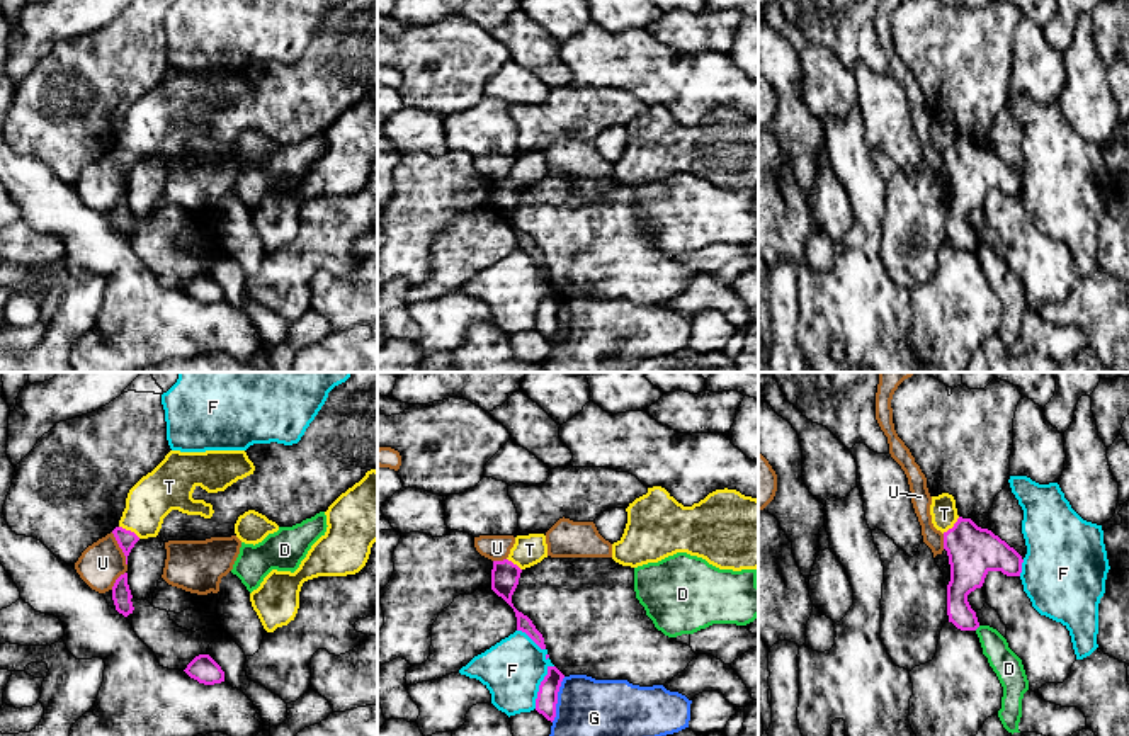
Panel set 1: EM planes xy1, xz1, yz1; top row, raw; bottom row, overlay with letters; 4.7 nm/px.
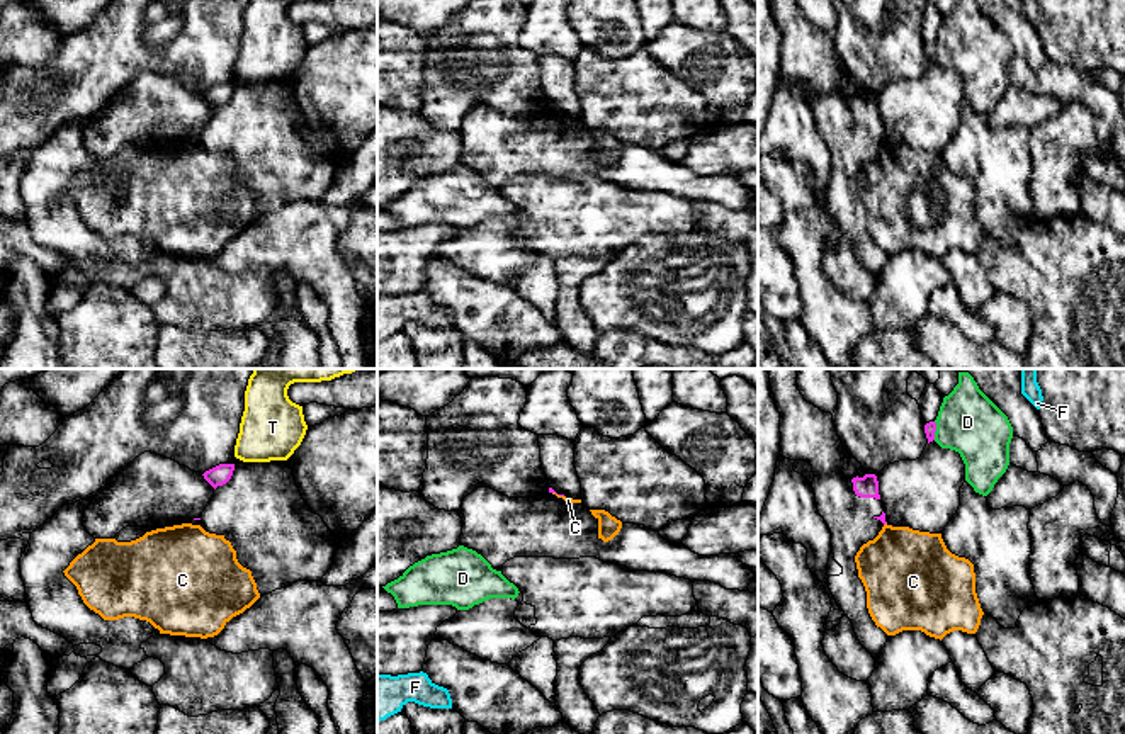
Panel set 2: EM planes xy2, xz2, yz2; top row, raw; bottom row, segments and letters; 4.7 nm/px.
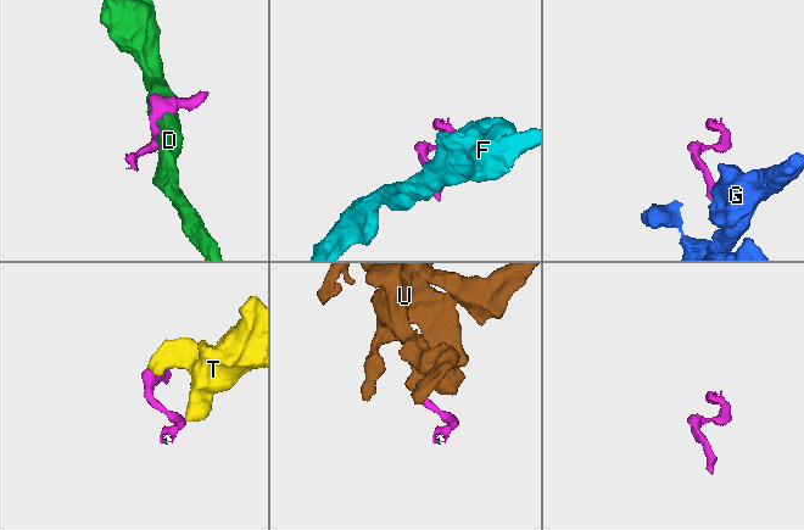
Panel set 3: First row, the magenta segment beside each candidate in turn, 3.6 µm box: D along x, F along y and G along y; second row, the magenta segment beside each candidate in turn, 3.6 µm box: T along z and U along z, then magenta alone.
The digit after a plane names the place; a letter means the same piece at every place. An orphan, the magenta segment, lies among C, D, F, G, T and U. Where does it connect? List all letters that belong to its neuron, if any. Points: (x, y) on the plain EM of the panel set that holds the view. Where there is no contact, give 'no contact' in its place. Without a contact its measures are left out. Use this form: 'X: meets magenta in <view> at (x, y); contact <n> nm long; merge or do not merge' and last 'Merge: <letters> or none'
C: meets magenta in xz2 at (559, 114); contact 60 nm long; do not merge
D: meets magenta in yz2 at (935, 50); contact 90 nm long; do not merge
F: meets magenta in xz1 at (539, 305); contact 220 nm long; do not merge
G: meets magenta in xz1 at (556, 318); contact 220 nm long; do not merge
T: meets magenta in xy1 at (130, 150); contact 120 nm long; do not merge
U: meets magenta in xy1 at (121, 167); contact 180 nm long; do not merge
Merge: none

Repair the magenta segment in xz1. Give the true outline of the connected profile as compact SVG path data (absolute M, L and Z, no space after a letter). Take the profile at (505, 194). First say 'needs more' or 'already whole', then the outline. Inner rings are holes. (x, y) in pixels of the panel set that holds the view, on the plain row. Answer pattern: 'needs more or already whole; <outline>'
already whole; M508 178L493 180L491 209L513 228L517 250L525 252L541 269L546 269L542 253L536 248L532 240L519 231L512 223L512 214L519 204L520 192L522 189Z

